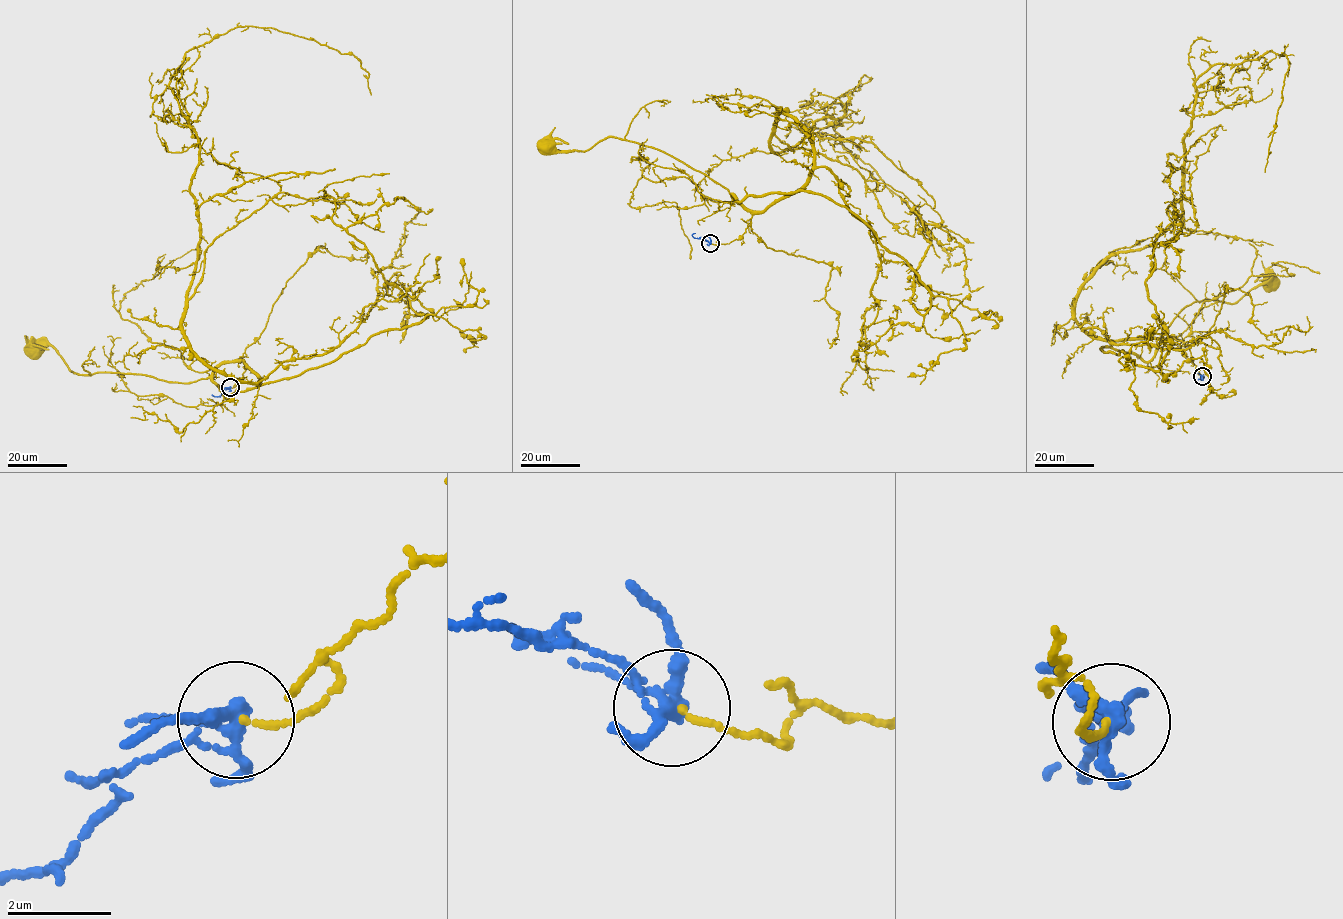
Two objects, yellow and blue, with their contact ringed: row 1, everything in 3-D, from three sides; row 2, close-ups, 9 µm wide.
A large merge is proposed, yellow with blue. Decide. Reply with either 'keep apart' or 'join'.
keep apart

